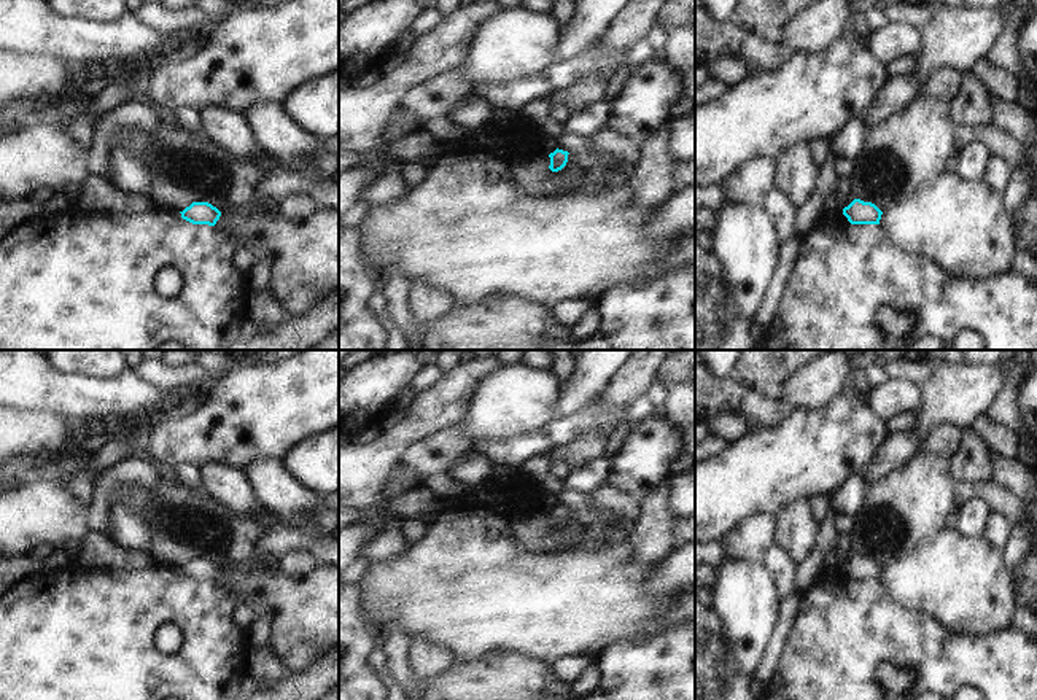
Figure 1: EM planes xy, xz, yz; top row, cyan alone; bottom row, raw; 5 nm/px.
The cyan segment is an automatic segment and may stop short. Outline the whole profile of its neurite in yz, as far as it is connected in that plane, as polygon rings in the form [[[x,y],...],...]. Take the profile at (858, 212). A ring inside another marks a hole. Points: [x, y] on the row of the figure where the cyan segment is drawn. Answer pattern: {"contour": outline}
{"contour": [[[854,199],[843,208],[843,215],[851,224],[880,224],[883,212],[872,202]]]}

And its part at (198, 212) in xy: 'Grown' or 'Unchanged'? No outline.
Unchanged.

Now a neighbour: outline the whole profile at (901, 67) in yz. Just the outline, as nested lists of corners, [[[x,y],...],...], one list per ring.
[[[905,56],[900,59],[895,59],[889,67],[887,67],[887,73],[892,78],[899,78],[899,76],[905,76],[908,75],[913,67],[918,62],[918,56]]]

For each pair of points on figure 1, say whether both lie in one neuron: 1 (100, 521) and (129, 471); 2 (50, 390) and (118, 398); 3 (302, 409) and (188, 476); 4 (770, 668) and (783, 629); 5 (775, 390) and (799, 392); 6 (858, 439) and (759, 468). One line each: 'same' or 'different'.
1: same
2: same
3: different
4: same
5: different
6: same

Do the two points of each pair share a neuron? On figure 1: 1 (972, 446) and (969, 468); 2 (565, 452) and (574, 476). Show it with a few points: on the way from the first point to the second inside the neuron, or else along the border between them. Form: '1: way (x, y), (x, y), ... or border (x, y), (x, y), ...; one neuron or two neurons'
1: way (972, 451), (972, 463); one neuron
2: border (603, 457), (571, 468); two neurons

